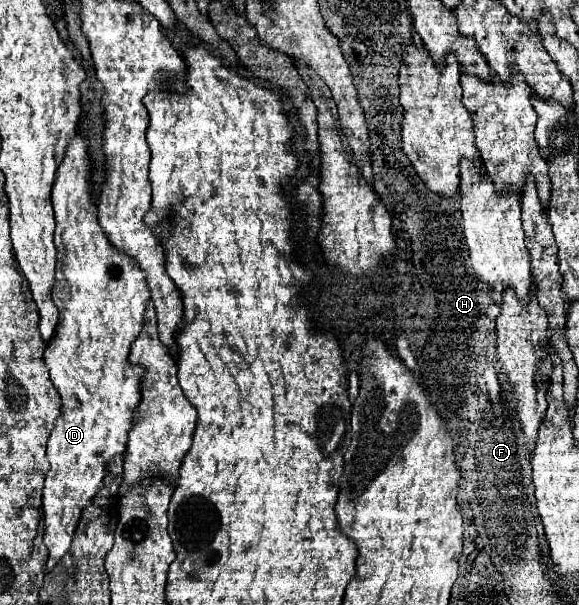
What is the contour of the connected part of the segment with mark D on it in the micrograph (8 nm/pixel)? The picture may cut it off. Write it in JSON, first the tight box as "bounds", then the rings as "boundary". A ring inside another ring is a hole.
{"bounds":[42,121,150,569],"boundary":[[[80,121],[80,127],[74,135],[74,139],[68,143],[66,147],[66,153],[64,153],[64,161],[60,163],[60,167],[56,169],[56,179],[54,179],[54,185],[52,185],[52,207],[54,207],[54,215],[56,215],[56,231],[54,231],[54,243],[56,243],[56,281],[54,281],[54,287],[52,287],[52,301],[54,305],[58,307],[60,315],[58,315],[58,325],[56,325],[56,331],[54,331],[54,337],[48,341],[46,345],[46,351],[44,351],[44,363],[50,371],[50,379],[52,379],[52,385],[56,387],[58,395],[62,397],[62,415],[56,419],[54,423],[54,429],[52,429],[52,435],[48,439],[48,461],[50,461],[50,471],[46,475],[46,483],[44,483],[44,497],[42,497],[42,509],[44,509],[44,519],[46,519],[46,535],[44,535],[44,543],[50,551],[50,557],[48,557],[48,563],[46,567],[52,569],[60,559],[62,555],[70,549],[70,543],[72,543],[72,537],[74,537],[74,529],[78,525],[78,519],[80,519],[80,511],[84,507],[90,505],[92,497],[96,495],[96,491],[102,487],[102,479],[106,475],[106,463],[114,457],[114,455],[120,455],[126,451],[126,443],[128,443],[128,431],[132,429],[132,421],[134,421],[134,409],[138,407],[140,403],[140,379],[142,379],[142,367],[138,365],[132,365],[128,361],[128,353],[130,353],[130,345],[134,343],[134,339],[138,337],[138,333],[142,331],[142,325],[144,325],[144,311],[146,311],[146,303],[150,299],[150,291],[146,287],[146,275],[142,273],[142,269],[138,267],[138,263],[134,263],[134,259],[130,259],[128,255],[122,255],[112,243],[110,239],[106,237],[106,233],[102,231],[100,223],[98,223],[98,209],[96,209],[96,203],[92,201],[92,161],[90,161],[90,153],[88,153],[88,143],[82,135],[82,125],[84,121]]]}

